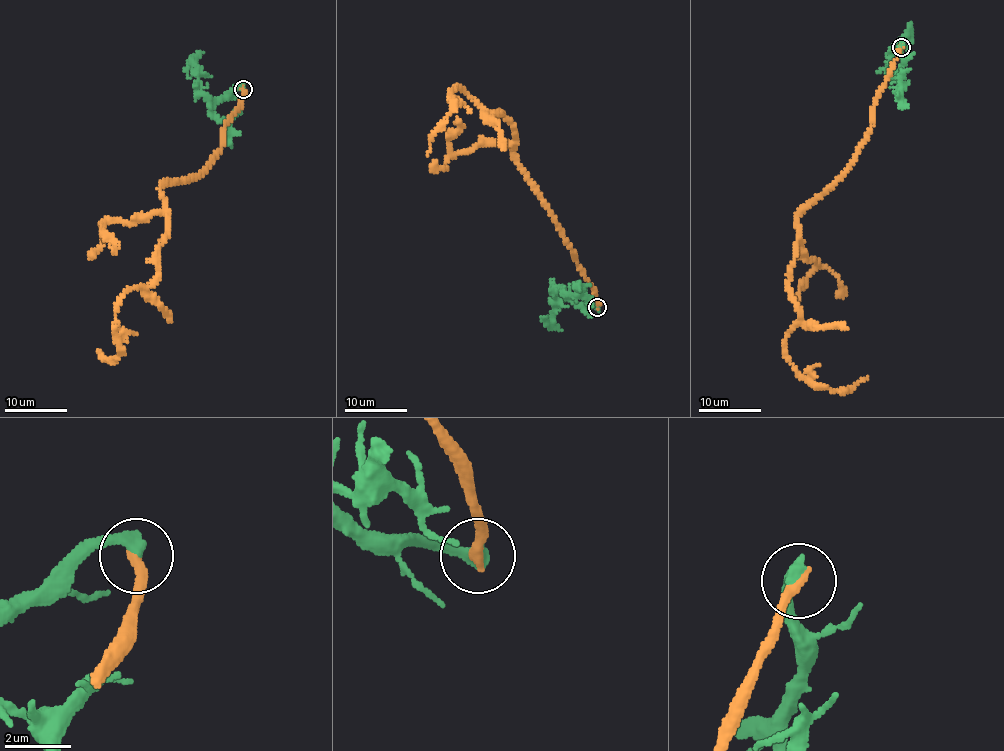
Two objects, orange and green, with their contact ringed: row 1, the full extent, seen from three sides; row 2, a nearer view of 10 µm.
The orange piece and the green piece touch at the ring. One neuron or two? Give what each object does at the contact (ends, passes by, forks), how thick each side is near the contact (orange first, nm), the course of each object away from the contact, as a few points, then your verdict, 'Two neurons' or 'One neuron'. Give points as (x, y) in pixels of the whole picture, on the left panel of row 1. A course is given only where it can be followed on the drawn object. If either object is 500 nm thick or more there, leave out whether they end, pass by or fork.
At the ring orange ends. At the ring green ends. Thickness 360 nm (orange) against 400 nm. Course of orange: (242, 88), (211, 165), (161, 187), (168, 236), (156, 277), (123, 294), (118, 357), (98, 350). Course of green: (242, 88), (233, 87), (220, 97), (210, 100), (200, 90), (199, 71), (191, 61), (188, 78). Two neurons

